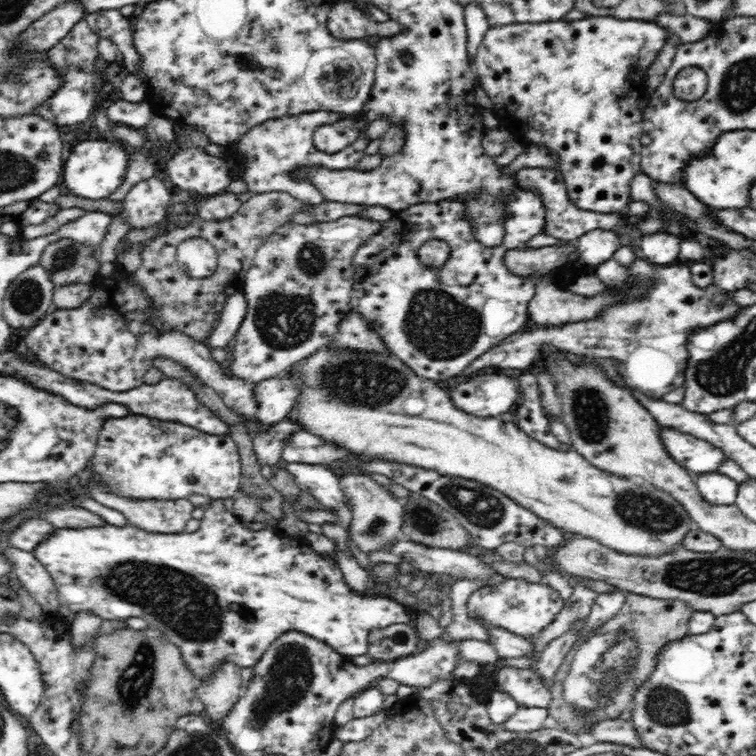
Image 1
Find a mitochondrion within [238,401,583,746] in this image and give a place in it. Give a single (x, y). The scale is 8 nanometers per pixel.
(290, 676)

